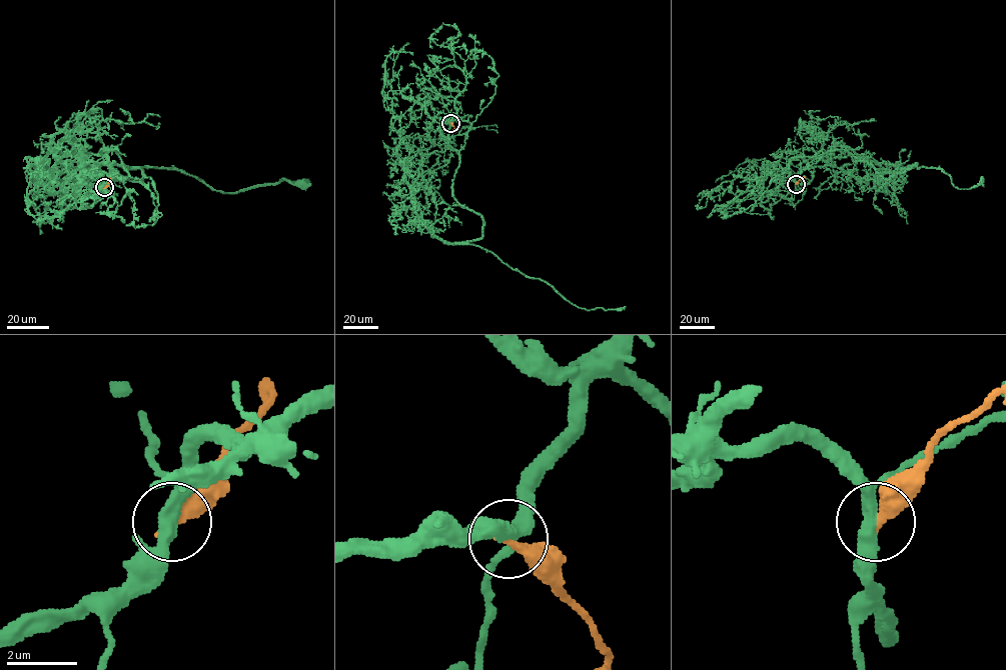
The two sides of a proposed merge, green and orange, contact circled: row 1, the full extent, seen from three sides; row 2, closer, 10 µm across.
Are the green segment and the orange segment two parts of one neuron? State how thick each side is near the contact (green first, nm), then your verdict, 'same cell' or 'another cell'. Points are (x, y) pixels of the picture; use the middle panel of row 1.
320/360 nm | another cell

